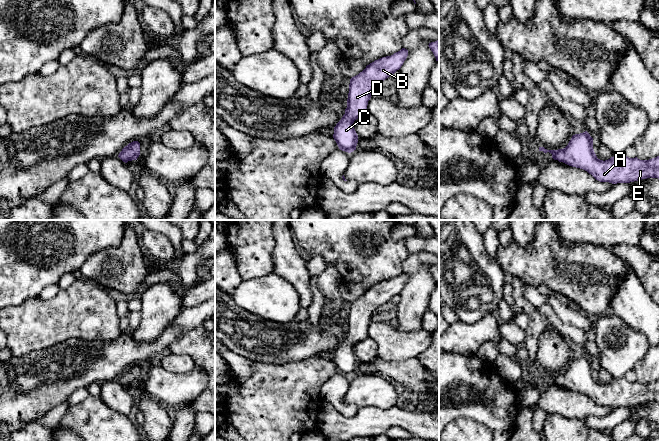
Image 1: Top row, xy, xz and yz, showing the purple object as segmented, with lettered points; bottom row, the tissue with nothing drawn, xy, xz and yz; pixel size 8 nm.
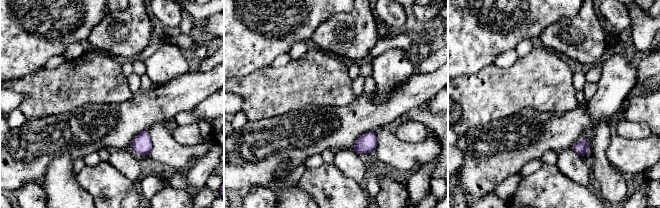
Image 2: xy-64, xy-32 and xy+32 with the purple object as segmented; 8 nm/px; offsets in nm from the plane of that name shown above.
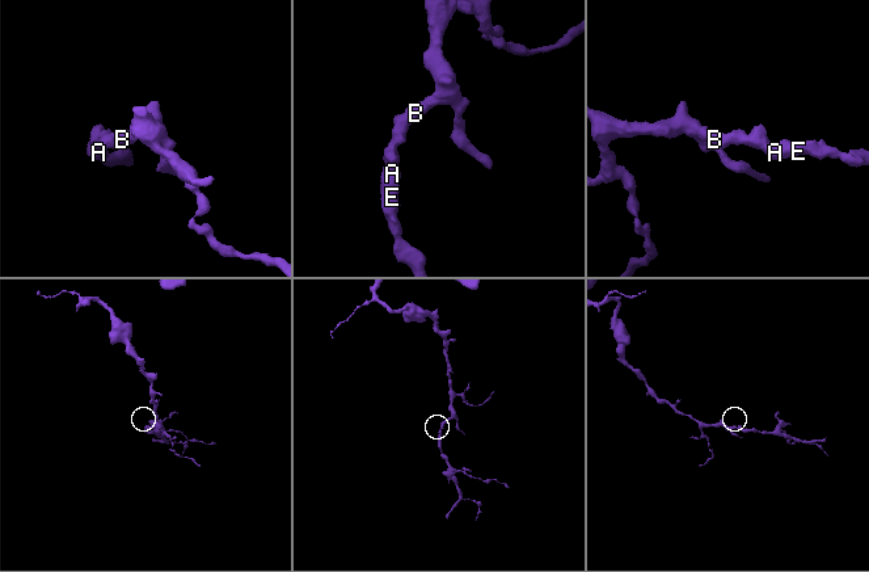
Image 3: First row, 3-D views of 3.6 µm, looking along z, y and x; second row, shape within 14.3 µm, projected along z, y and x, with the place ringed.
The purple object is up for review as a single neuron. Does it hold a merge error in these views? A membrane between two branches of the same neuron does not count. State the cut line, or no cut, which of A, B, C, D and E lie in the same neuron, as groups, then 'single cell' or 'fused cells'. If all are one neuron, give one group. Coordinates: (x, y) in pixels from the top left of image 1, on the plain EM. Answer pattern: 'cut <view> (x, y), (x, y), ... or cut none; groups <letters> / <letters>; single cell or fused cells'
cut none; groups A B C D E; single cell

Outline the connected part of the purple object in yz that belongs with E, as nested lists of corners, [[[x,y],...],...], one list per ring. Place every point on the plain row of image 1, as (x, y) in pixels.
[[[587,355],[573,359],[563,373],[547,374],[539,371],[539,375],[549,376],[554,384],[587,395],[600,406],[617,408],[650,401],[659,403],[659,380],[640,384],[637,381],[629,382],[623,377],[605,385],[600,384],[593,373],[593,362]]]

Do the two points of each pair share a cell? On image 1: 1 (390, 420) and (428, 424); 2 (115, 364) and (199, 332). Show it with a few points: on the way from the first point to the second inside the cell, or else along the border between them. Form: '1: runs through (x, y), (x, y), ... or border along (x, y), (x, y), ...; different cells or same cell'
1: runs through (399, 420), (411, 420), (419, 423); same cell
2: border along (193, 329), (181, 334), (167, 349); different cells

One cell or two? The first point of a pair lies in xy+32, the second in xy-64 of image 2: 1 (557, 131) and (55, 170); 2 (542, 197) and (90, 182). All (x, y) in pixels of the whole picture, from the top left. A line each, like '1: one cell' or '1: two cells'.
1: two cells
2: one cell

